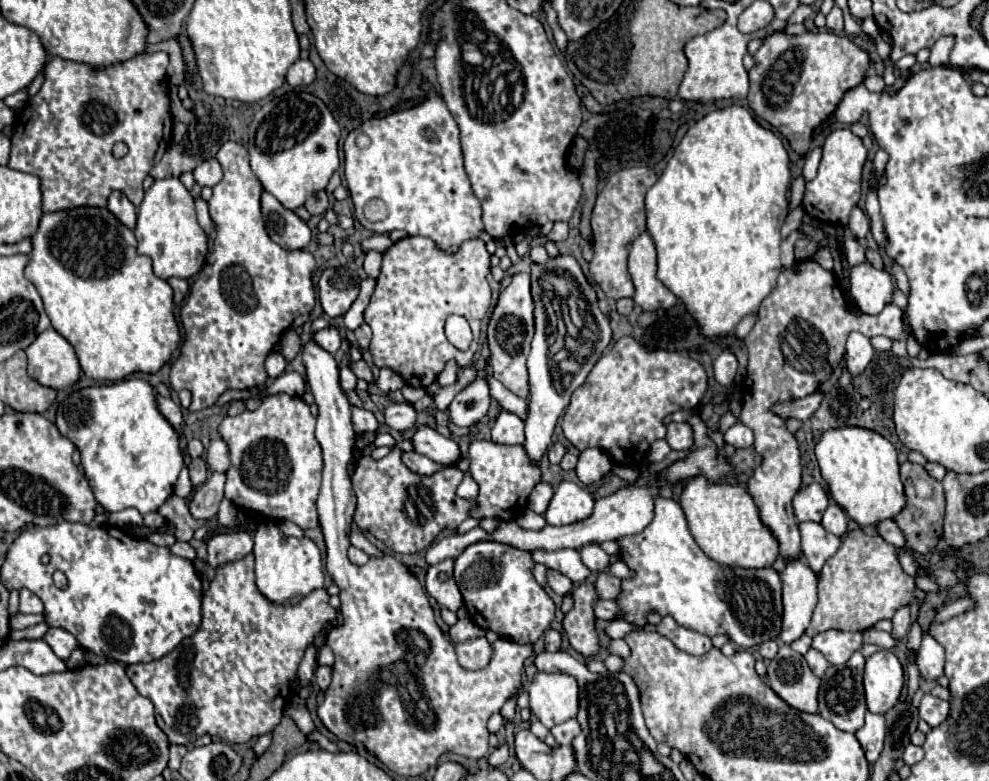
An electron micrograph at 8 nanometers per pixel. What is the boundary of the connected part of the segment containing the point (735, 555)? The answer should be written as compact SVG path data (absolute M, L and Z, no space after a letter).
M706 476L688 480L680 496L680 506L688 518L690 532L704 554L718 564L742 568L766 568L778 558L778 544L764 528L752 496L740 486L730 482L710 482Z

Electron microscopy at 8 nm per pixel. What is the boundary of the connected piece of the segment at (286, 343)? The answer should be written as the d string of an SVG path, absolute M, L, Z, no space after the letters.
M290 332L288 336L284 334L282 346L284 346L284 350L282 350L284 360L286 360L286 362L292 362L292 360L296 358L296 354L300 352L300 338L298 338L294 332Z

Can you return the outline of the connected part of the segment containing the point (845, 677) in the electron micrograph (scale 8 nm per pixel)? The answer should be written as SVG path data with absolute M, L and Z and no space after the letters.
M856 652L844 666L830 666L820 684L818 692L818 706L820 716L830 720L836 728L844 732L856 732L864 726L864 714L866 714L866 700L864 700L864 686L862 686L862 670L864 670L864 656L862 652Z

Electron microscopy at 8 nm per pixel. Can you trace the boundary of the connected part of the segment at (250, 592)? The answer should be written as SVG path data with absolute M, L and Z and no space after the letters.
M248 554L242 560L216 568L216 576L202 600L200 628L168 656L146 664L126 666L126 676L142 696L152 700L156 708L156 722L168 736L170 744L188 746L204 734L216 736L228 744L244 744L250 738L268 734L278 726L286 708L284 704L290 700L290 688L296 680L304 648L328 622L336 622L336 610L328 604L324 588L314 590L294 606L272 604L256 588L254 556Z

